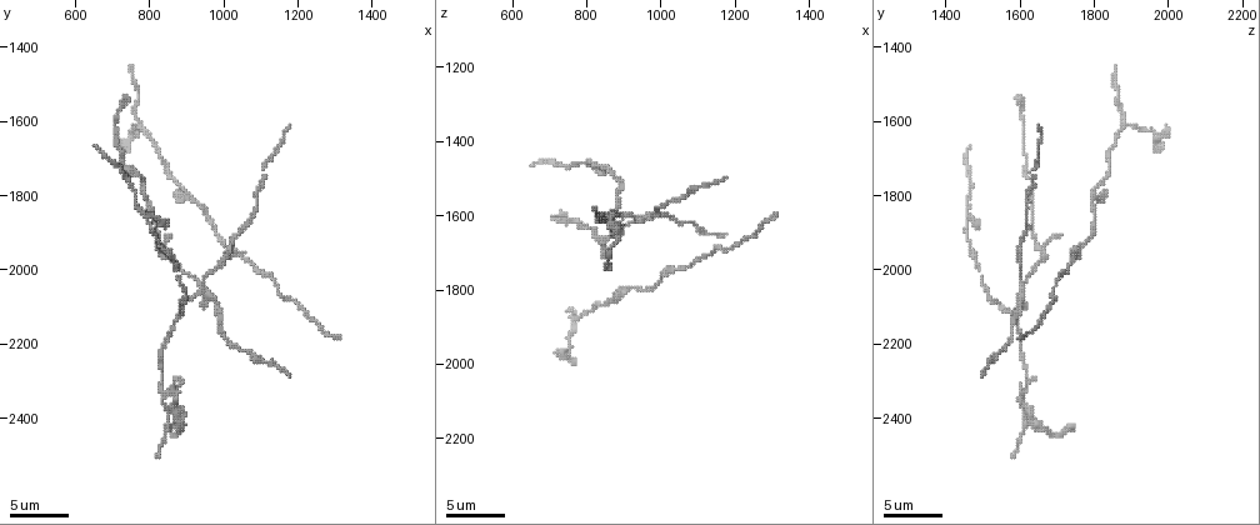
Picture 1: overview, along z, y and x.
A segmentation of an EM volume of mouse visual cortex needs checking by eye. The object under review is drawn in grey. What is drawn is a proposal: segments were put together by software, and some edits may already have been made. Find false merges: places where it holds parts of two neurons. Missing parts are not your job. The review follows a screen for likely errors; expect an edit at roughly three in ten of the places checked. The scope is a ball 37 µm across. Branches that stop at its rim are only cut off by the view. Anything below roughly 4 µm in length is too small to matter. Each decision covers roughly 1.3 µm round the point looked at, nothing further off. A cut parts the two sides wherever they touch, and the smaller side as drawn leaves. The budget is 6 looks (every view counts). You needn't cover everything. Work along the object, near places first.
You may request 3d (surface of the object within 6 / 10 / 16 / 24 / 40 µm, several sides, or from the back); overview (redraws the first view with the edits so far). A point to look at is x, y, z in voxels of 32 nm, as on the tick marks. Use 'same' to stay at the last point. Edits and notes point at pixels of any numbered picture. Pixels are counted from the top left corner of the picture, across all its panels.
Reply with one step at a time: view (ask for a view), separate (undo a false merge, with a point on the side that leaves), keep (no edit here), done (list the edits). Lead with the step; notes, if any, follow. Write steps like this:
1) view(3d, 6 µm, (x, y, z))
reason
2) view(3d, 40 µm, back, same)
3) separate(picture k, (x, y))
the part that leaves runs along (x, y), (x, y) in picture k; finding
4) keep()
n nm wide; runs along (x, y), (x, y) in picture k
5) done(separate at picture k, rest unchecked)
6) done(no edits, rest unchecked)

view(3d, 16 µm, (770, 1610, 1880))
arms part here

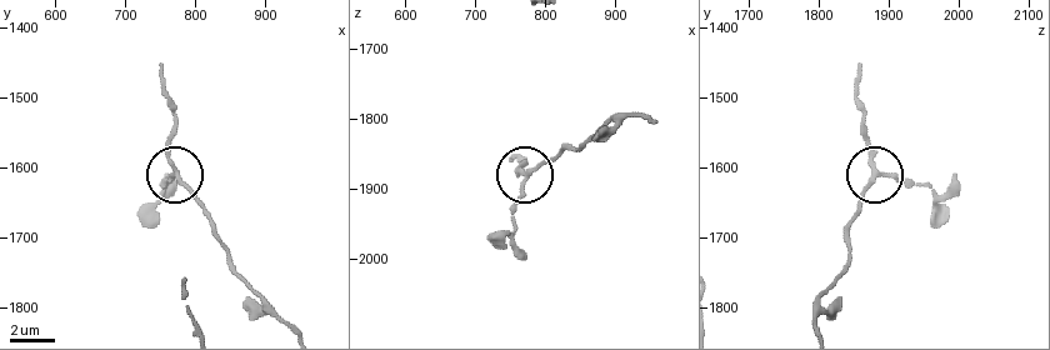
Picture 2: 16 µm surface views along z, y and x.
keep()
3 arms; all the same neuron

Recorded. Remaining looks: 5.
view(3d, 16 µm, (930, 2030, 1610))

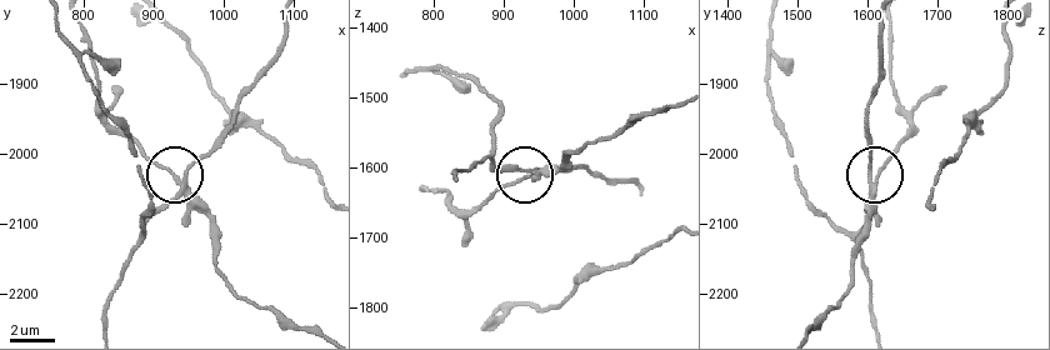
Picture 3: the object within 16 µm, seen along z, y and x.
separate(picture 3, (210, 213))
160 nm wide; the part that leaves runs along (184, 186), (119, 133), (98, 105), (96, 65), (81, 20) in picture 3; two neurons meet here

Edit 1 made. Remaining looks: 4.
view(3d, 10 µm, (1050, 1880, 1620))

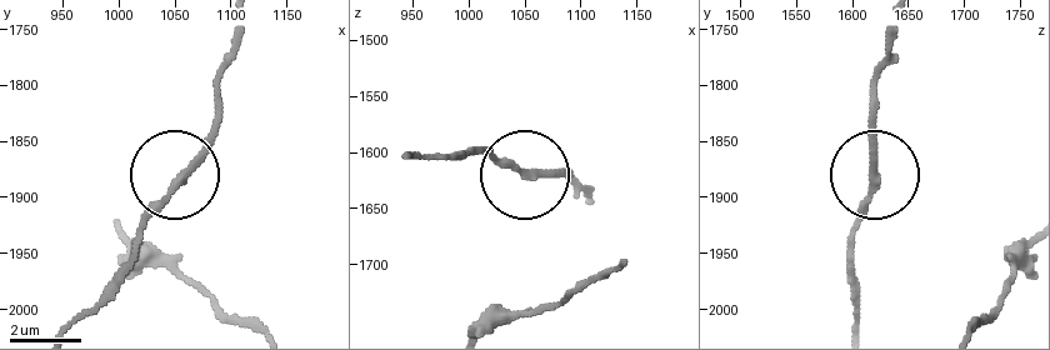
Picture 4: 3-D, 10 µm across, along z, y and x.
view(3d, 6 µm, (1052, 1888, 1618))

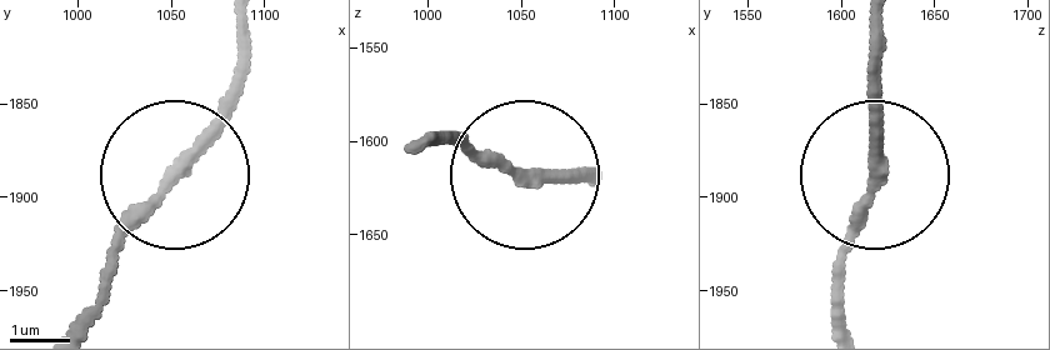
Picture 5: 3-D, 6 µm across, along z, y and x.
keep()
runs along (845, 248), (875, 164), (875, 64) in picture 5; all the same neuron

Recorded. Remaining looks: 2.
done(separate at picture 3, rest unchecked)

